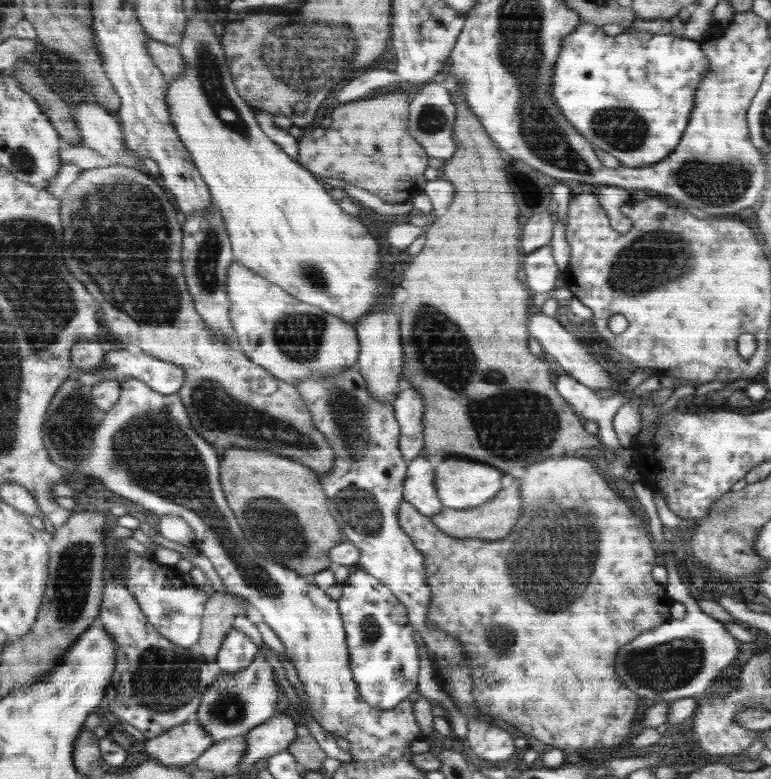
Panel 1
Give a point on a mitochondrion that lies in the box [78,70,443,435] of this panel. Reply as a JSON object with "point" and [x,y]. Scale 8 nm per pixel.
{"point":[299,335]}

